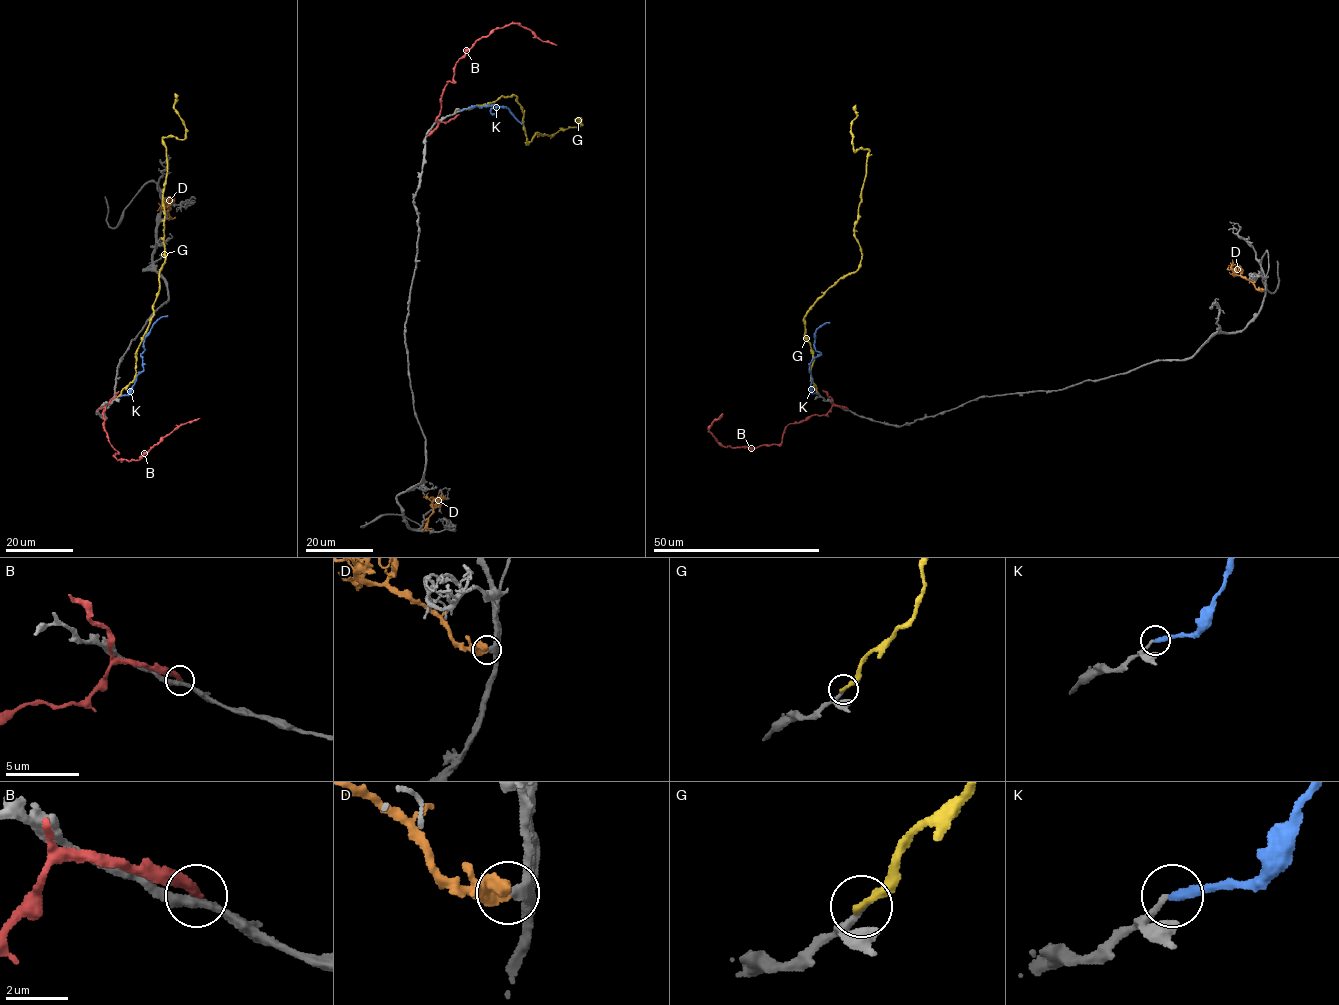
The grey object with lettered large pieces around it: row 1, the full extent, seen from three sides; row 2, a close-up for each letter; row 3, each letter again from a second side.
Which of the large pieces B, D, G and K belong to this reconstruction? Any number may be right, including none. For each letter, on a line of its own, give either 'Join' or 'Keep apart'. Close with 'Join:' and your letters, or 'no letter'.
B: Keep apart
D: Join
G: Keep apart
K: Keep apart
Join: D

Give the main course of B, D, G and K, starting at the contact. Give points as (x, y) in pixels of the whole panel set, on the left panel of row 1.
B: (97, 411), (104, 408), (104, 426), (116, 450), (114, 457), (130, 461), (138, 460), (174, 430), (199, 418)
D: (168, 218), (168, 198), (178, 191)
G: (117, 397), (136, 373), (136, 350), (153, 314), (164, 262), (163, 139), (185, 137), (175, 93)
K: (119, 396), (129, 393), (135, 378), (143, 370), (140, 355), (145, 350), (144, 337), (156, 321), (168, 315)

